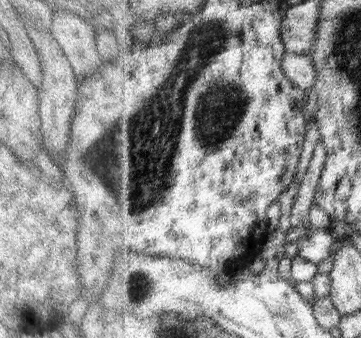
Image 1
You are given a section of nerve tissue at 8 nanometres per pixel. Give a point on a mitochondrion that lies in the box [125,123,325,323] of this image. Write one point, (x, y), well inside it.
(144, 286)

